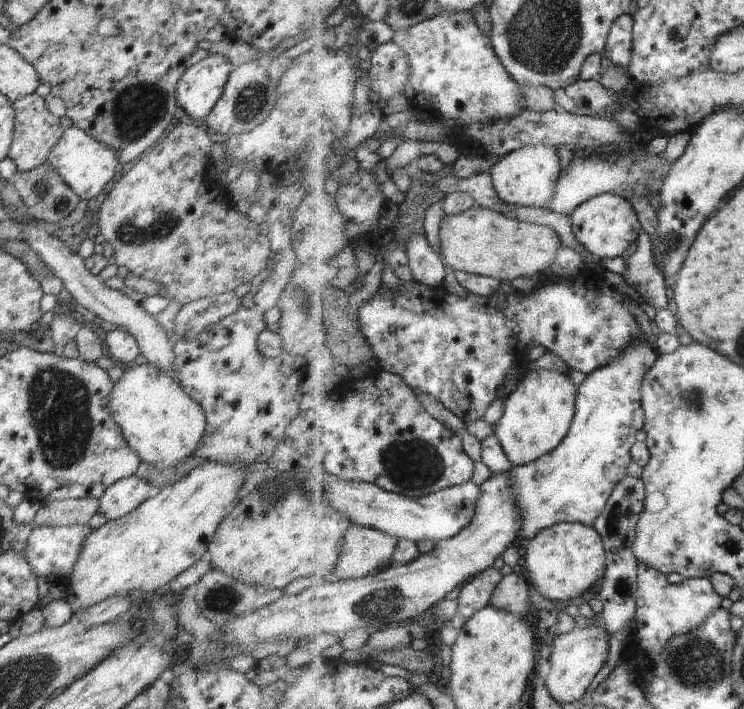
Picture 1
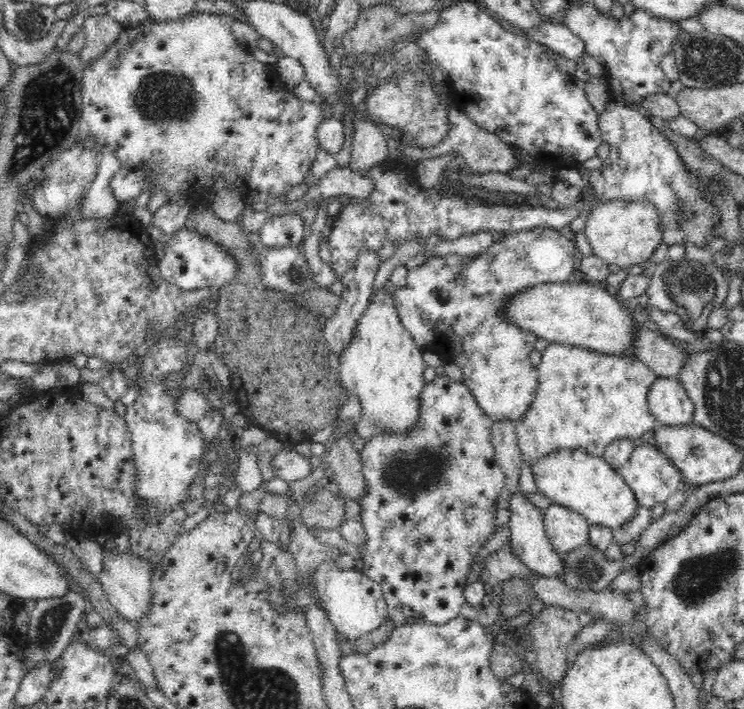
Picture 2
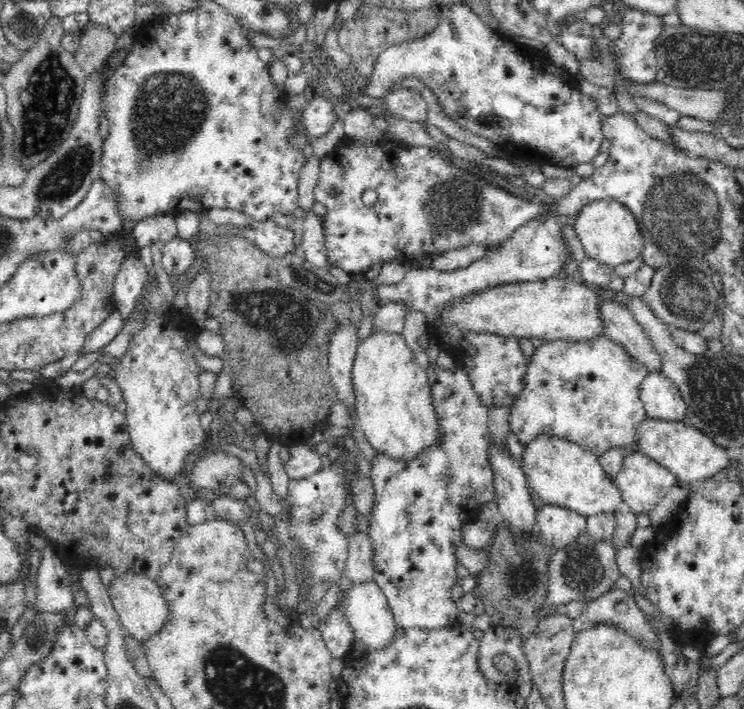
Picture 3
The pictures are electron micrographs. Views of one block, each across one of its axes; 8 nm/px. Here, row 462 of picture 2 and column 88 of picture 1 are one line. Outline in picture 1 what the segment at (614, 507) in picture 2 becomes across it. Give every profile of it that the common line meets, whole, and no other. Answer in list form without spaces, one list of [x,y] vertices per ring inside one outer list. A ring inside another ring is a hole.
[[[206,461],[204,465],[194,466],[192,472],[180,482],[174,482],[156,492],[130,514],[106,521],[101,527],[94,529],[84,539],[80,554],[74,561],[73,569],[67,578],[69,593],[64,600],[71,606],[73,612],[78,612],[110,597],[128,595],[134,590],[157,593],[168,589],[170,582],[206,554],[218,525],[246,491],[248,484],[244,484],[245,476],[245,467],[240,467],[238,464],[225,465]]]

